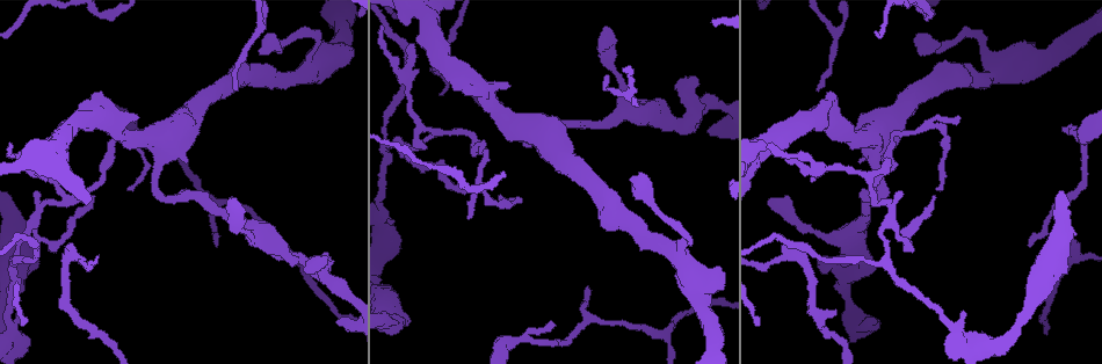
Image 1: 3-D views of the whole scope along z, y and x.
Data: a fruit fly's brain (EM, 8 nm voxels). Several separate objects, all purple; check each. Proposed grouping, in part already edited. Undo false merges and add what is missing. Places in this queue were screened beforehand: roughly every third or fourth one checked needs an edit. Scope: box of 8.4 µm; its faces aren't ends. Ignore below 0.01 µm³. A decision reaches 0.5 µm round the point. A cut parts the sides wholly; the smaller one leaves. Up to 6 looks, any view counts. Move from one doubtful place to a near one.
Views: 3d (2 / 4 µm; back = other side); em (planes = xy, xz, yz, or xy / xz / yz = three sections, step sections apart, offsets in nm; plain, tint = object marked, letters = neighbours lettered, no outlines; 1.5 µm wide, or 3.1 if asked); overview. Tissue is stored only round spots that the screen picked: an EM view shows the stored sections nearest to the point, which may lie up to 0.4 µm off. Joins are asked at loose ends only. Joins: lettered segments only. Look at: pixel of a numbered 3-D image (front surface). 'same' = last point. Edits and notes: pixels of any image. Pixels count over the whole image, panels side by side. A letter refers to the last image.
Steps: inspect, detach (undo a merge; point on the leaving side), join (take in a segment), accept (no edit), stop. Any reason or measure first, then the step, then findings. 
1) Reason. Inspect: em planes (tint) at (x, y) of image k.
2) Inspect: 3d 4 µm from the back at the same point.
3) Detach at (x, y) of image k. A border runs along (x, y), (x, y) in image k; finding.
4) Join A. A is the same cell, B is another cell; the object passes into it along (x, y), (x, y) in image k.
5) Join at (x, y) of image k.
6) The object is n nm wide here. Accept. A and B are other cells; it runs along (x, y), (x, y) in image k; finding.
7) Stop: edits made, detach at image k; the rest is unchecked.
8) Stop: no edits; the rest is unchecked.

Thin end. Inspect: em xz step 8 (letters) at (469, 219) of image 1.

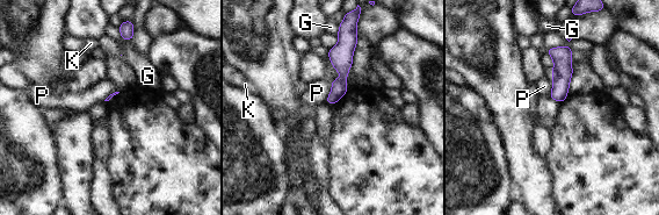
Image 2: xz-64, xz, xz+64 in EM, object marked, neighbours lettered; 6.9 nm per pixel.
Accept. G, K and P are other cells; no lettered segment goes on from it.

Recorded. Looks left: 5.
Tapers out. Inspect: 3d 4 µm at (1062, 127) of image 1.

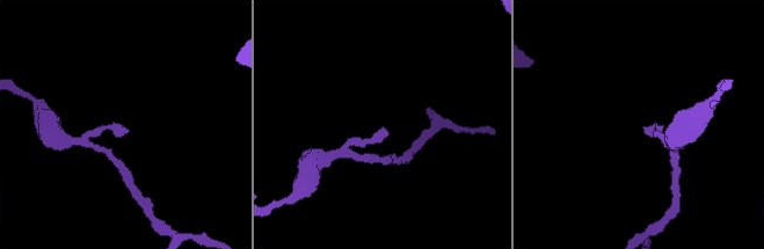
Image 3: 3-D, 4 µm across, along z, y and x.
Inspect: em xy step 4 (plain) at (122, 127) of image 3.

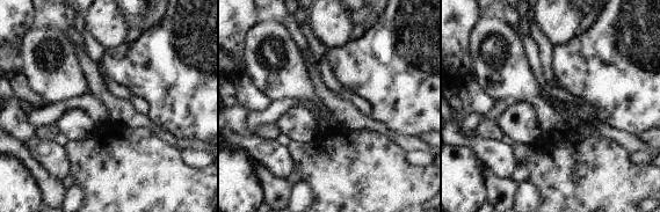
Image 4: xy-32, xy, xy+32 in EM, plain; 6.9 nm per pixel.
Inspect: em xy step 4 (letters) at the same point.

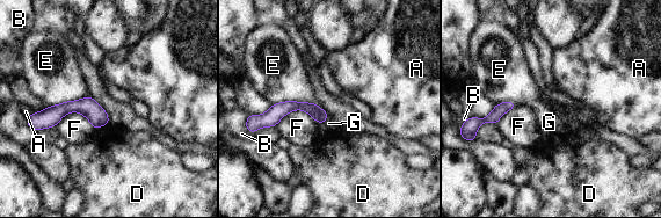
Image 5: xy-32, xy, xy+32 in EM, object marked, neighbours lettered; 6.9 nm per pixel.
Accept. A, B, D, E, F and G are other cells; it runs along (41, 117), (88, 107), (106, 121) in image 5; no lettered segment goes on from it.

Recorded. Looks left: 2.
Inspect: em planes (tint) at (37, 192) of image 1.

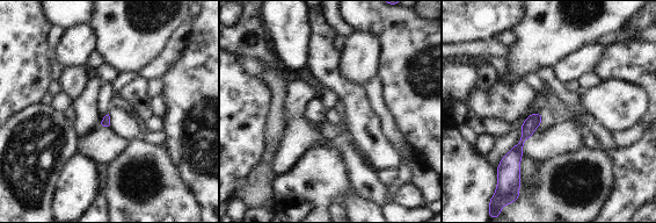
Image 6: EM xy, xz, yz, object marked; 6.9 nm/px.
What lies round it. Inspect: em planes (letters) at the same point.

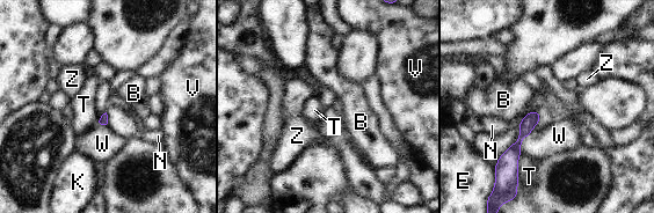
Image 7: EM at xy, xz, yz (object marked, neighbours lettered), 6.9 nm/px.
Accept. B, E, K, N, T, V, W and Z are other cells; it runs along (535, 114), (511, 154), (511, 180) in image 7; none of them fits.

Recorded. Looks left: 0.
Stop: no edits; the rest is unchecked.

